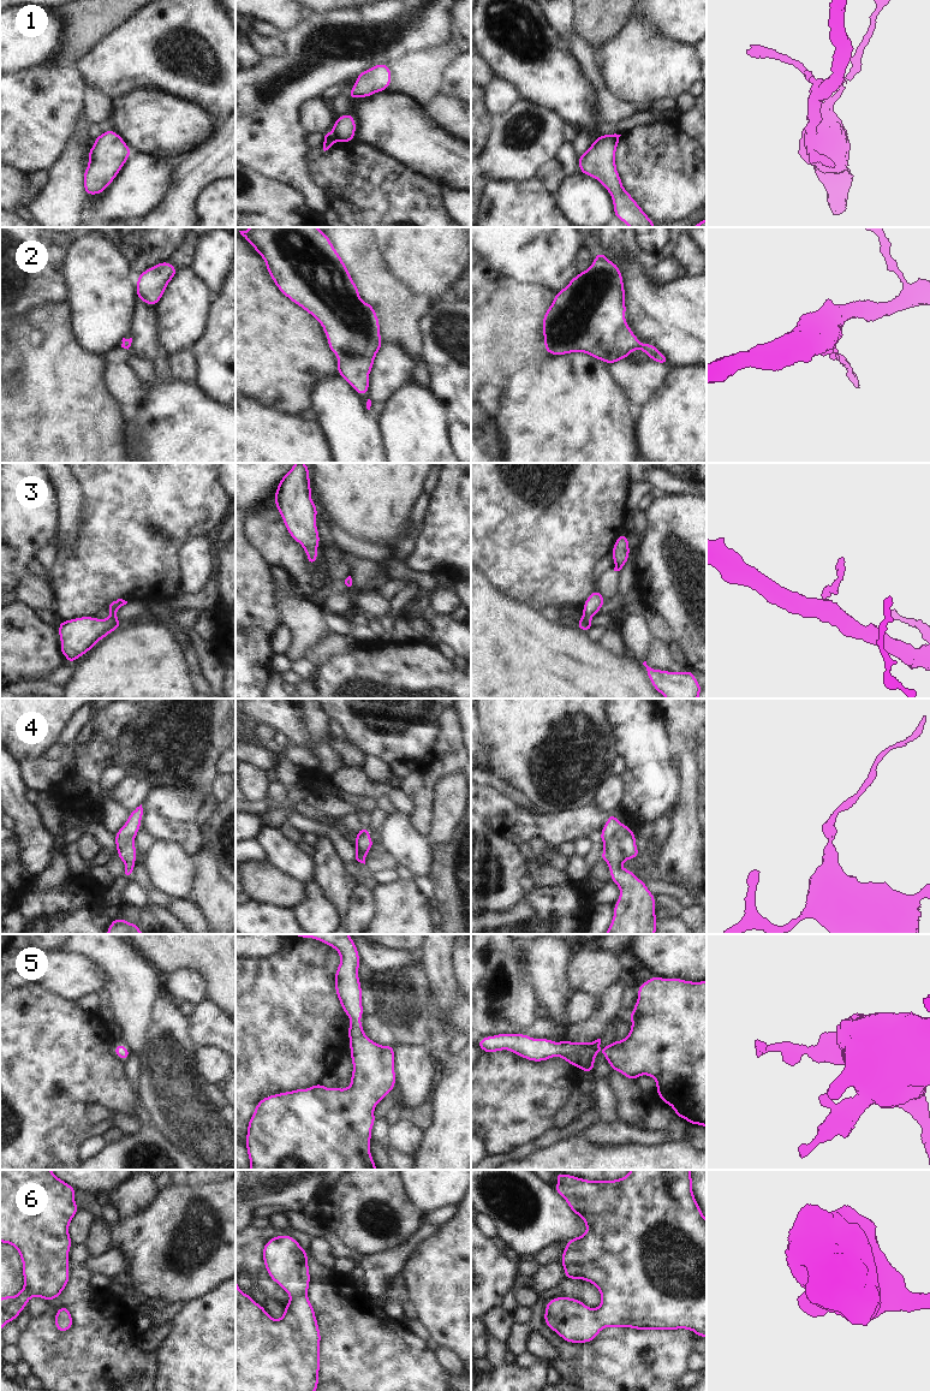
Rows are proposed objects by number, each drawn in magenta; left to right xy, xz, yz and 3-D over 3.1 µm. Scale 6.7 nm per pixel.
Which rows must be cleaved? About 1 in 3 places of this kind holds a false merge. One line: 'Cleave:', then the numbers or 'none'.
Cleave: 1

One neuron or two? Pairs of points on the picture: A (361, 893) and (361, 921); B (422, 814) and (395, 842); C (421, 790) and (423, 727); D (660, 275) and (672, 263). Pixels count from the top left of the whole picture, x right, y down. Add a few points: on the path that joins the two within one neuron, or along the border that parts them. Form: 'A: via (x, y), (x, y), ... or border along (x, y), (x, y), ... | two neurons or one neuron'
A: via (362, 901), (361, 914) | one neuron
B: border along (407, 816), (411, 826), (427, 839) | two neurons
C: border along (435, 741), (431, 749), (418, 761) | two neurons
D: via (662, 273), (669, 266) | one neuron

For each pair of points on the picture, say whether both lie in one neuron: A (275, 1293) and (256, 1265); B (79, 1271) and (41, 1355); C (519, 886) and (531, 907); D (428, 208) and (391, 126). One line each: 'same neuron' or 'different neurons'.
A: same neuron
B: same neuron
C: different neurons
D: different neurons

